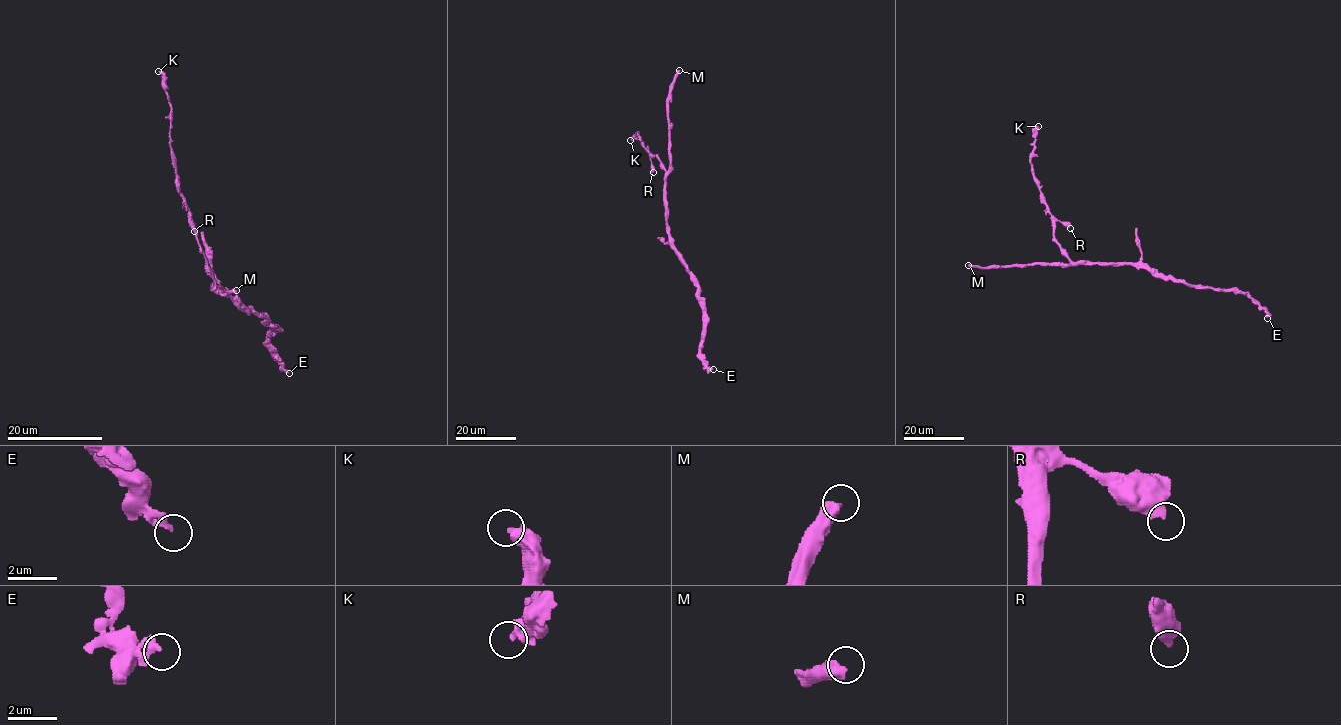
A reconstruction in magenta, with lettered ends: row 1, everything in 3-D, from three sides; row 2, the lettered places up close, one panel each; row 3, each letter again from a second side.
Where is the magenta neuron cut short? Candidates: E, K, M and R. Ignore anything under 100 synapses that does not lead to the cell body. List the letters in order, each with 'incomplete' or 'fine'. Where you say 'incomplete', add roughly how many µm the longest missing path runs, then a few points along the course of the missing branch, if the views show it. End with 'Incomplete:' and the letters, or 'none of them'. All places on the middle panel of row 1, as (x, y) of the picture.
E: fine
K: fine
M: incomplete; missing 60 µm
R: fine
Incomplete: M

